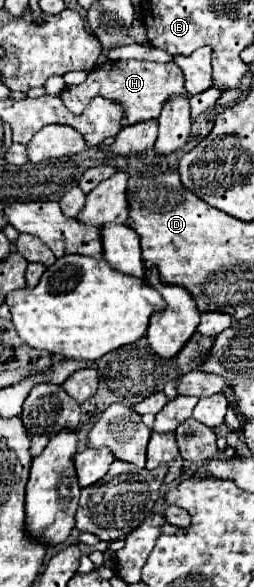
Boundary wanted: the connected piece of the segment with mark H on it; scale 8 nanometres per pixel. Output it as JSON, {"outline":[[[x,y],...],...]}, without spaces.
{"outline":[[[107,60],[103,66],[91,70],[83,84],[65,88],[61,92],[61,96],[65,100],[65,106],[73,114],[81,114],[93,96],[105,96],[109,100],[115,100],[125,110],[125,116],[123,116],[125,126],[131,126],[137,122],[147,122],[147,120],[157,120],[165,100],[169,100],[173,96],[189,98],[189,94],[185,92],[185,86],[183,86],[181,70],[177,68],[177,64],[173,64],[173,62],[155,64],[155,62],[143,62],[143,60],[127,60],[127,62]]]}

